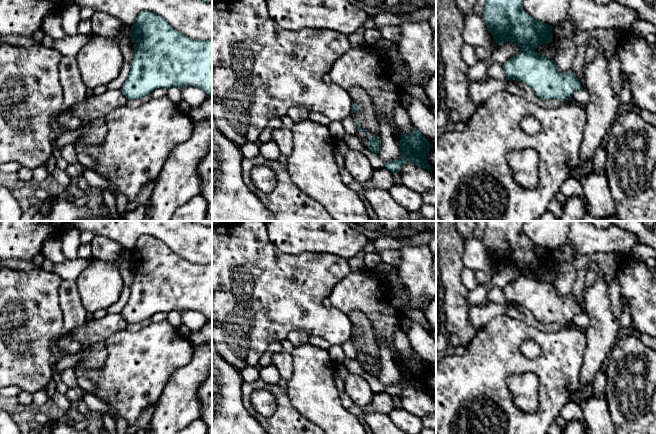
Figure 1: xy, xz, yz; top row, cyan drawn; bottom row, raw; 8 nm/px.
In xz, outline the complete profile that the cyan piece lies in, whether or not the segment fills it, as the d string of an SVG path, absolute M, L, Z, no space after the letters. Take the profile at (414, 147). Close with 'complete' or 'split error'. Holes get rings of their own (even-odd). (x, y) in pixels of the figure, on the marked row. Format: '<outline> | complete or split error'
M413 126L410 134L401 133L401 139L396 141L396 143L401 151L401 155L398 159L386 163L385 168L387 170L393 174L398 174L404 164L411 163L432 172L427 162L427 156L433 145L418 129Z | complete

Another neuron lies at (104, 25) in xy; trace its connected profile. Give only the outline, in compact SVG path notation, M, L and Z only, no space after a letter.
M95 12L90 21L92 34L101 37L117 36L126 28L126 25L119 19L104 12Z

